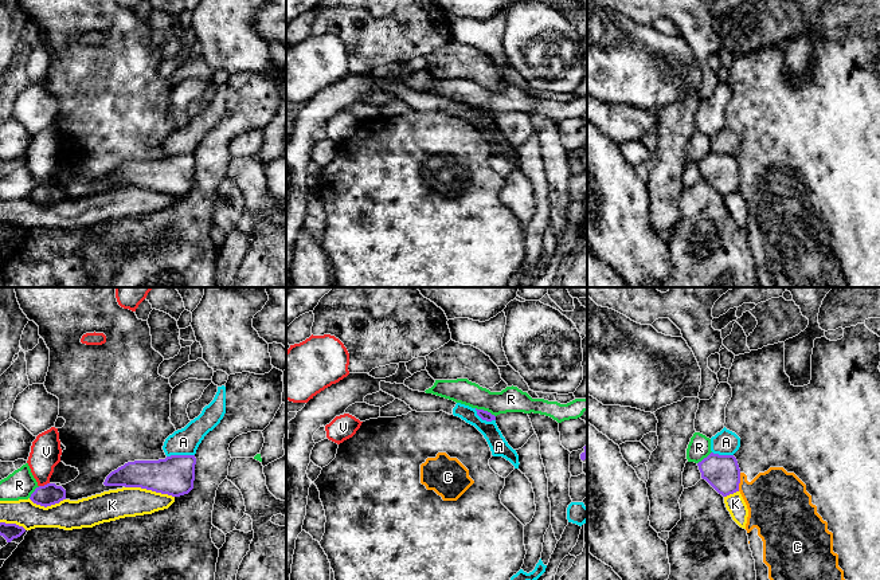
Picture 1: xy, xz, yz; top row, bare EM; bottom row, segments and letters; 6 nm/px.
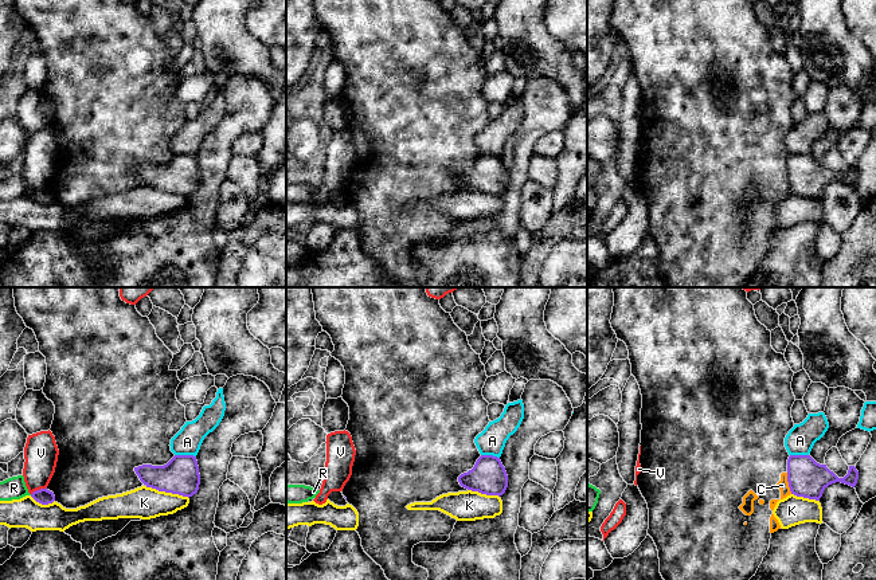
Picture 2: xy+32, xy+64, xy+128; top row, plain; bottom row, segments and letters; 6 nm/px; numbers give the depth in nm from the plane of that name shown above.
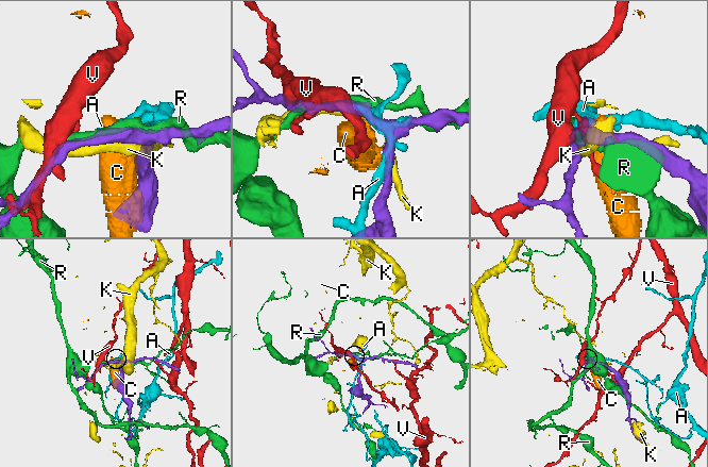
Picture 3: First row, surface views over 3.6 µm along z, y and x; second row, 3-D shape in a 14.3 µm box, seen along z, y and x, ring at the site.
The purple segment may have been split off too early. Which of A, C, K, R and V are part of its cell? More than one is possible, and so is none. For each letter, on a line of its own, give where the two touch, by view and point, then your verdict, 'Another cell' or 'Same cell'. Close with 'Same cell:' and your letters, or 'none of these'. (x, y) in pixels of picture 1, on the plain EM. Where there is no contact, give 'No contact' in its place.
A: Touches purple at xy (180, 155). Another cell
C: Touches purple at yz (739, 181). Another cell
K: Touches purple at xy (149, 188). Another cell
R: Touches purple at xz (485, 110). Another cell
V: Touches purple at xy (45, 184). Another cell
Same cell: none of these

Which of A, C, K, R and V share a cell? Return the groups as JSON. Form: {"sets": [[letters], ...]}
{"sets": [["A"], ["C"], ["K"], ["R"], ["V"]]}

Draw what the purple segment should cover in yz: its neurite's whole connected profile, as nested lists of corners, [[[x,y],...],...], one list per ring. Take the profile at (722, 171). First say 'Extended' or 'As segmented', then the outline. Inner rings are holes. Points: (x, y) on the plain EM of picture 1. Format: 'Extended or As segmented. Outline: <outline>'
As segmented. Outline: [[[711,152],[707,157],[699,161],[697,165],[701,177],[723,196],[739,191],[740,168],[734,154]]]

